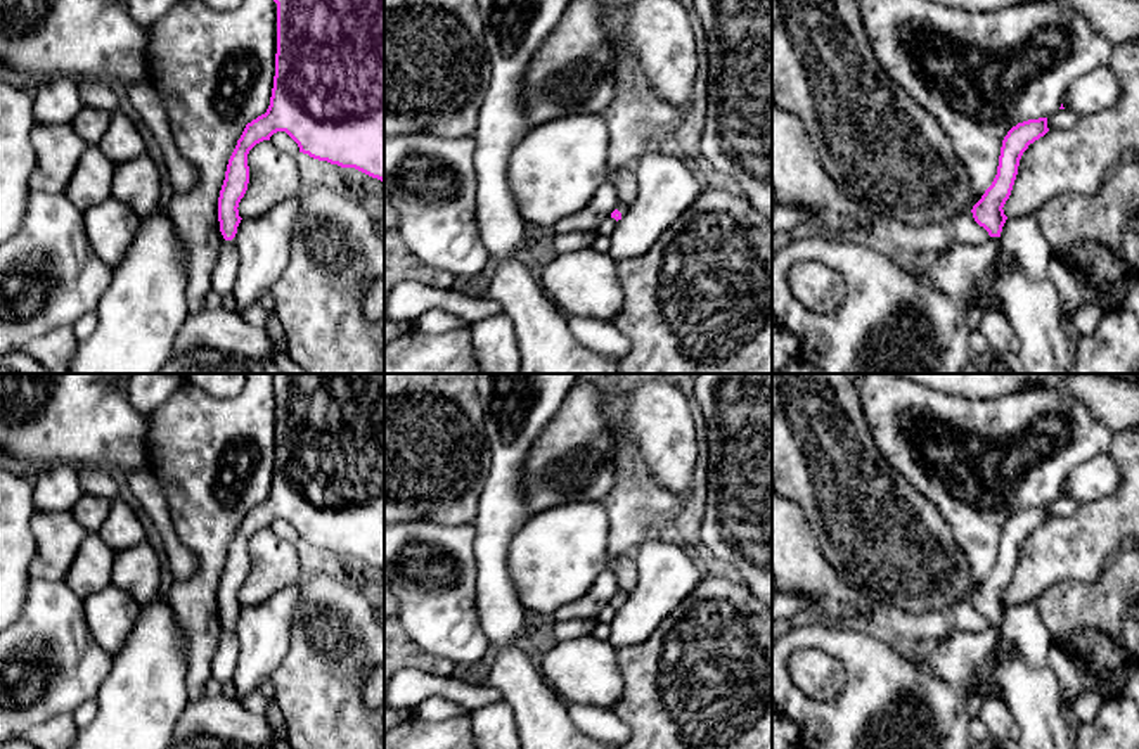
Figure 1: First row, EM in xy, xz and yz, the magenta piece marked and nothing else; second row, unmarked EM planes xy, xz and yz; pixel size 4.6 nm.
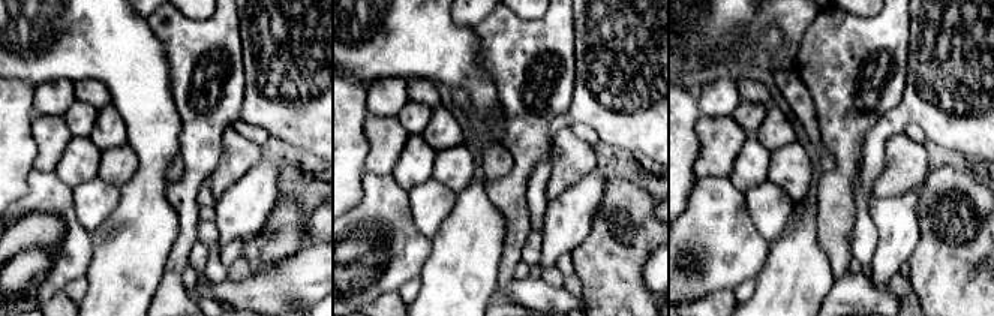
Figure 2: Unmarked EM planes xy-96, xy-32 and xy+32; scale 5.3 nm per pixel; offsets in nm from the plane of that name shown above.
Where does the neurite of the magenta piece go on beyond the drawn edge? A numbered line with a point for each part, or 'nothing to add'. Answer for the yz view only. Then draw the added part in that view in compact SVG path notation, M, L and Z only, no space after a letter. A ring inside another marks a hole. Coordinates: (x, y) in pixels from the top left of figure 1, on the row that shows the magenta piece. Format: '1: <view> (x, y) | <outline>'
1: yz (956, 272) | M990 237L983 244L954 242L942 254L926 259L917 277L964 310L980 308L983 313L1001 310L995 298L973 296L980 277L997 258L999 240L999 237Z

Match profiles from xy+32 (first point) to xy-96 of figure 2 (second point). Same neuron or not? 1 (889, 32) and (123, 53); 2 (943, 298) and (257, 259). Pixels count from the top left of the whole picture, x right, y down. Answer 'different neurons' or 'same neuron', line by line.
1: different neurons
2: same neuron

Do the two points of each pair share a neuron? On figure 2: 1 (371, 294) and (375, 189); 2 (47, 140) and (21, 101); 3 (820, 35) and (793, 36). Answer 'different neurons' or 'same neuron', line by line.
1: same neuron
2: different neurons
3: different neurons

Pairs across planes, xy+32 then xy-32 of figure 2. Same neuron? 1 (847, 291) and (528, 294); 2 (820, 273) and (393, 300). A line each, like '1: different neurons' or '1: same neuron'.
1: same neuron
2: different neurons

